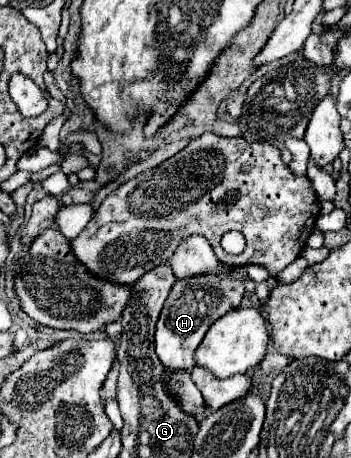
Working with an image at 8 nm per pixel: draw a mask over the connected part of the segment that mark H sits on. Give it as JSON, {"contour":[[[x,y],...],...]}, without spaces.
{"contour":[[[205,275],[205,277],[191,277],[191,279],[177,281],[165,301],[155,331],[155,351],[163,367],[167,371],[193,369],[195,367],[193,353],[199,347],[203,335],[219,317],[223,317],[227,311],[231,311],[235,305],[241,303],[243,293],[245,293],[243,283],[231,281],[229,275],[225,277]]]}

